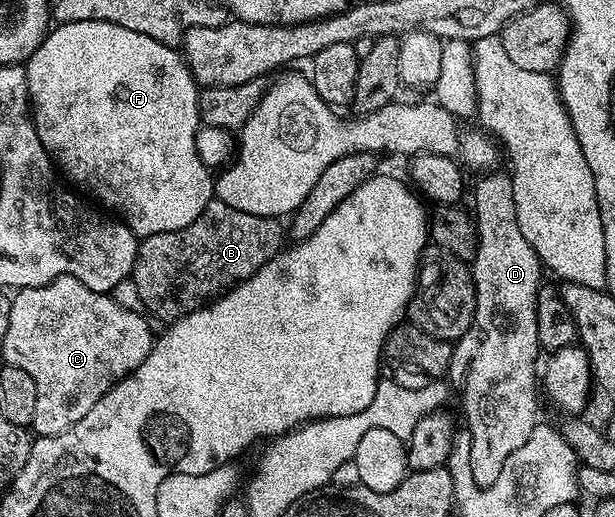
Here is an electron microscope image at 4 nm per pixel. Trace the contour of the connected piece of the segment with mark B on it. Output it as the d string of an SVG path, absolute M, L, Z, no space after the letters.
M211 200L188 228L156 232L139 241L132 283L142 301L141 309L169 324L210 305L233 286L251 278L283 249L282 234L284 238L284 226L279 219L240 212L232 204Z

